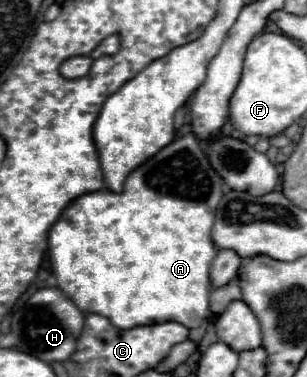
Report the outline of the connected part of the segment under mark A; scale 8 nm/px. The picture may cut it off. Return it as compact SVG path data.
M185 134L167 144L125 180L121 194L99 190L77 198L65 208L49 230L49 256L59 290L75 300L85 314L101 314L121 330L147 324L179 322L199 328L209 314L209 268L217 256L211 240L215 210L223 198L223 180L213 172L195 134Z

